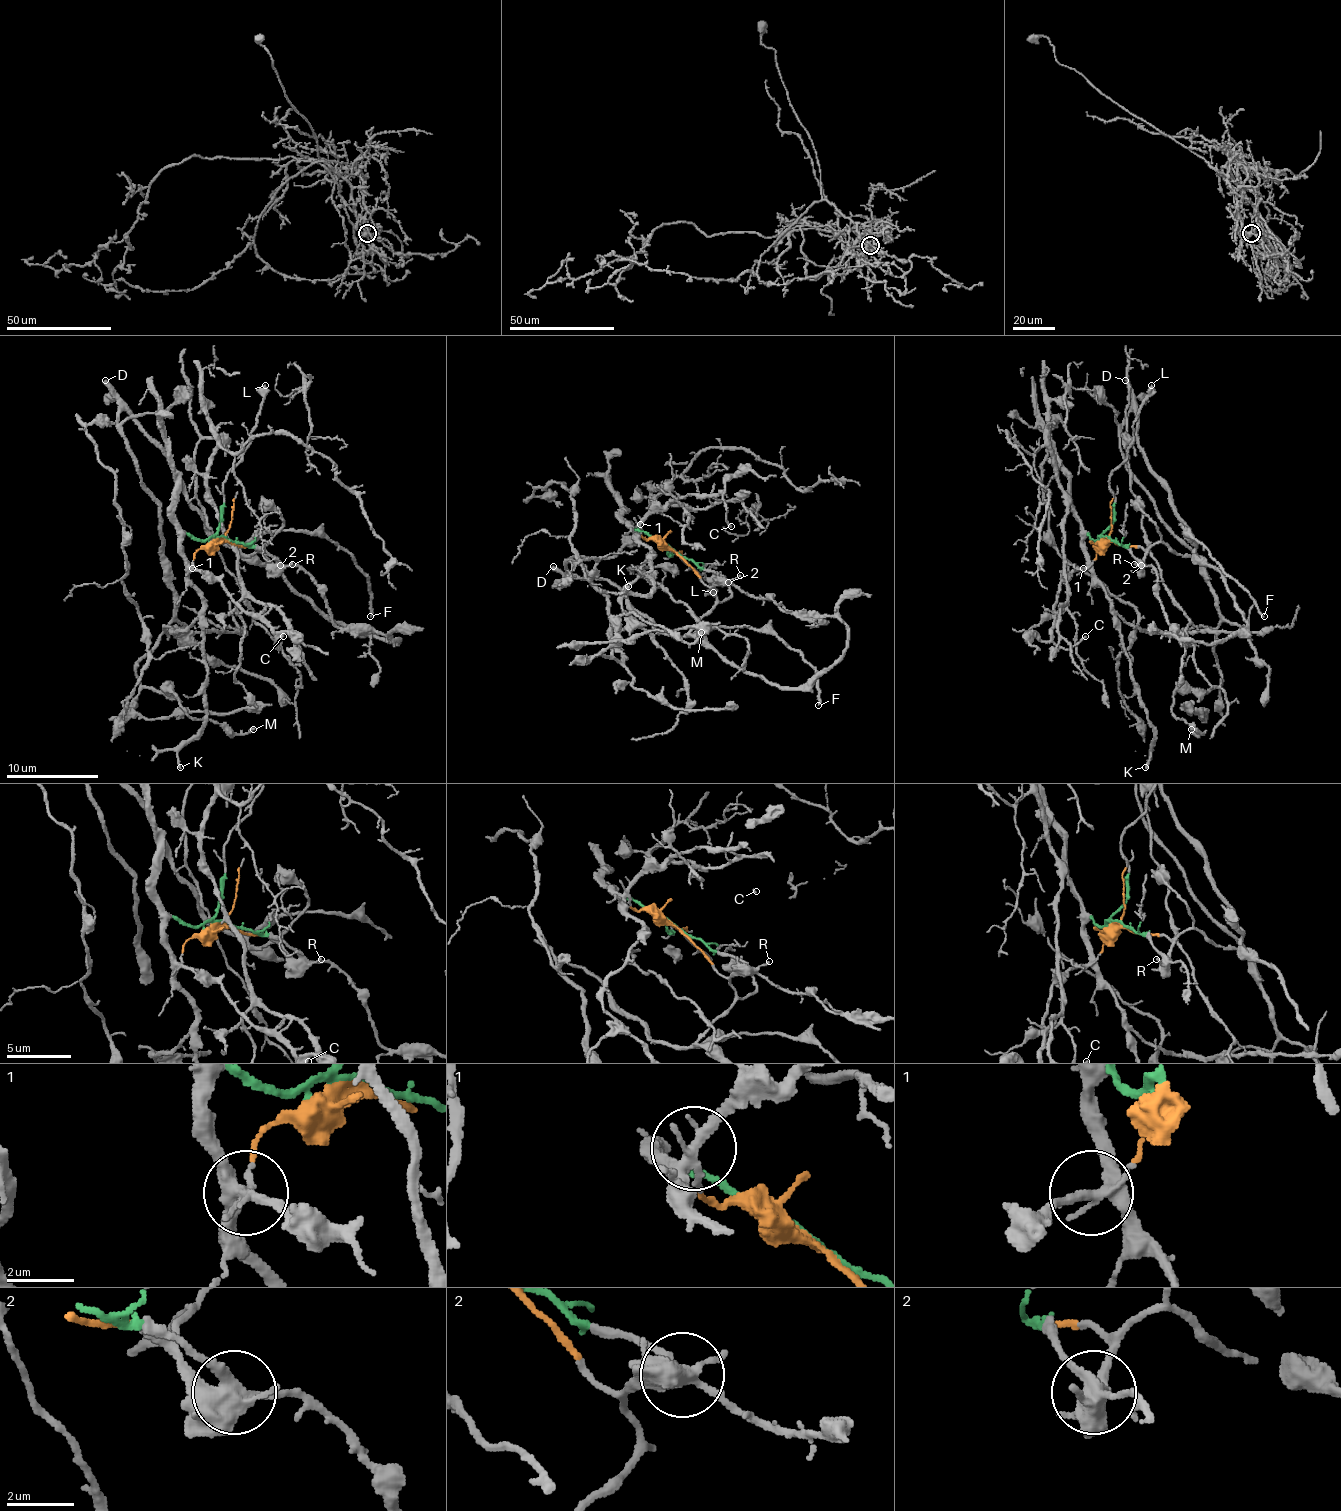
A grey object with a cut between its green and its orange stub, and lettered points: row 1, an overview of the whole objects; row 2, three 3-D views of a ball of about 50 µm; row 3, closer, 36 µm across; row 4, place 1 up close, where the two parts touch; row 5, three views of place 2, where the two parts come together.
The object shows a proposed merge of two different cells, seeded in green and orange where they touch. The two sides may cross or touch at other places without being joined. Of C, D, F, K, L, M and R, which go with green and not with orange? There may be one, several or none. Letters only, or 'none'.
C, K, L

